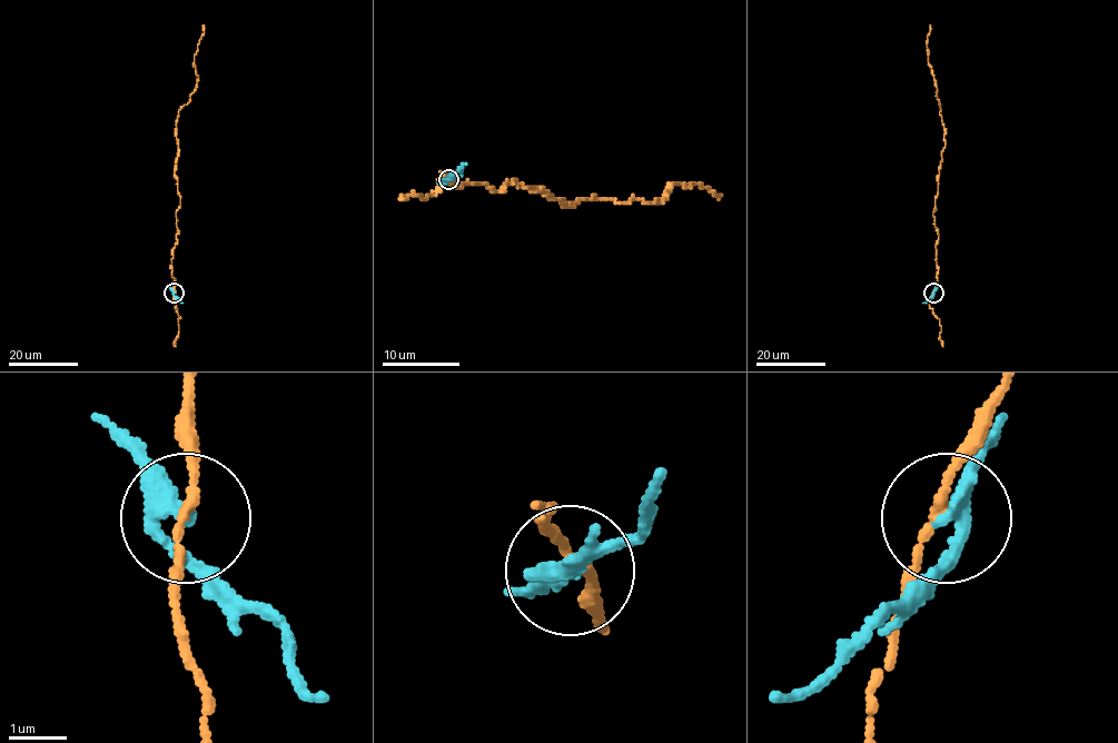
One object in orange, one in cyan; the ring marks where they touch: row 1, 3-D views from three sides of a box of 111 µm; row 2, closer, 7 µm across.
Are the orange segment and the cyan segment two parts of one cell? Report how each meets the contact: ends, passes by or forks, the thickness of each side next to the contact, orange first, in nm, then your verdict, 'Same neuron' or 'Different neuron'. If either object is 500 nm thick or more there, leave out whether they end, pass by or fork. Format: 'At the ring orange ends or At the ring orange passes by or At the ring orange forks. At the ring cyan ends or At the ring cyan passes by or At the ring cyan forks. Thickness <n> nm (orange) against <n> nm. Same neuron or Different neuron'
At the ring orange passes by. At the ring cyan passes by. Thickness 140 nm (orange) against 220 nm. Different neuron

